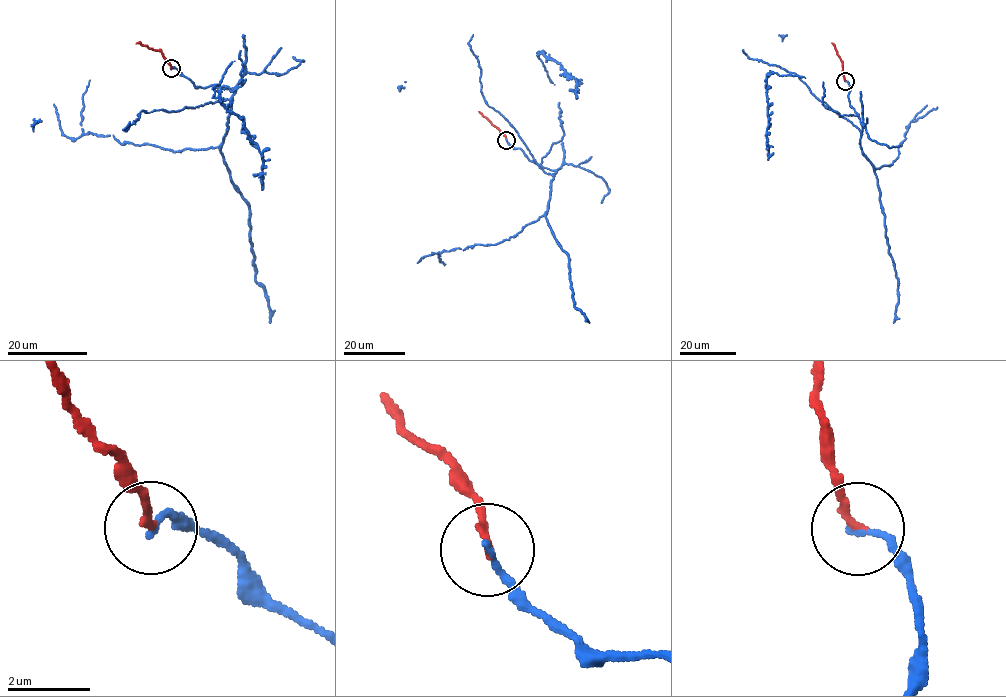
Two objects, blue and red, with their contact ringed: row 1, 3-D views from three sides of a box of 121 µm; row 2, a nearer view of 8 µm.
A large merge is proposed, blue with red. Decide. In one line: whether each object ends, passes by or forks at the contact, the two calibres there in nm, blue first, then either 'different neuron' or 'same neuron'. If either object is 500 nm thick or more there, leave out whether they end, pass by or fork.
blue ends; red ends; calibres 150 and 180 nm; same neuron

